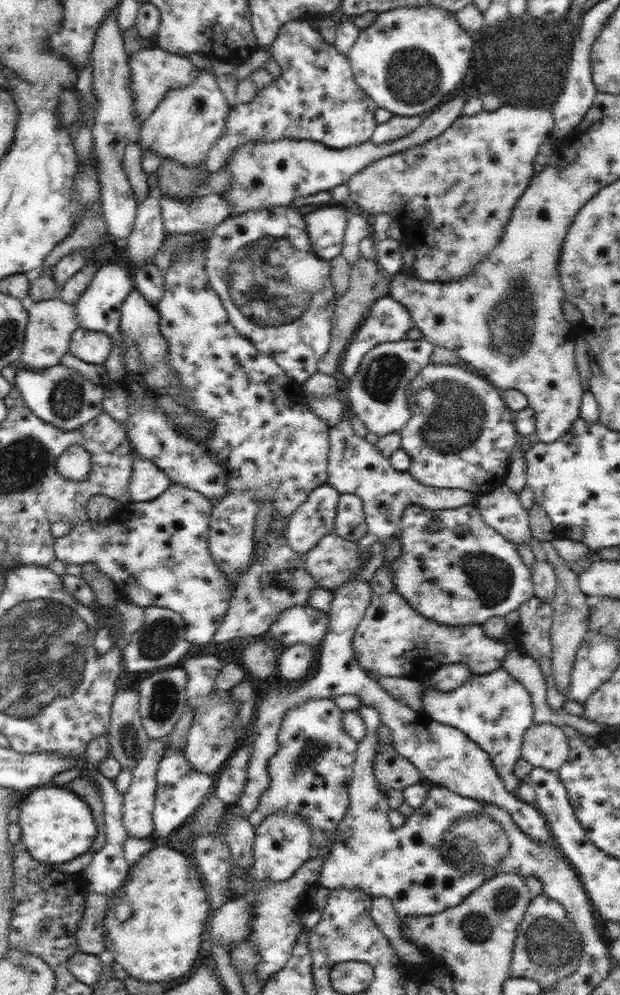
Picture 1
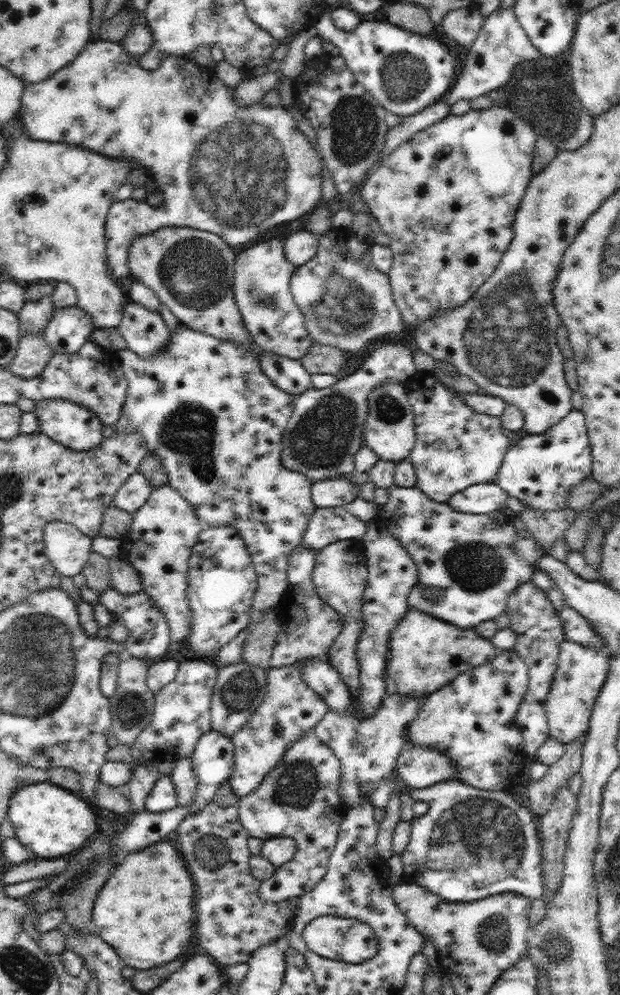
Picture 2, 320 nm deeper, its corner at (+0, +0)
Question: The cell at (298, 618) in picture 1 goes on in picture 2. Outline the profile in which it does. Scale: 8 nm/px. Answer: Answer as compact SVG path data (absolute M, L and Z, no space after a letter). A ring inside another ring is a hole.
M386 693L374 718L364 719L357 711L347 714L329 711L314 728L318 738L340 759L339 799L348 808L368 804L383 780L395 774L397 756L400 749L408 742L407 726L410 726L410 722L416 718L420 699Z

